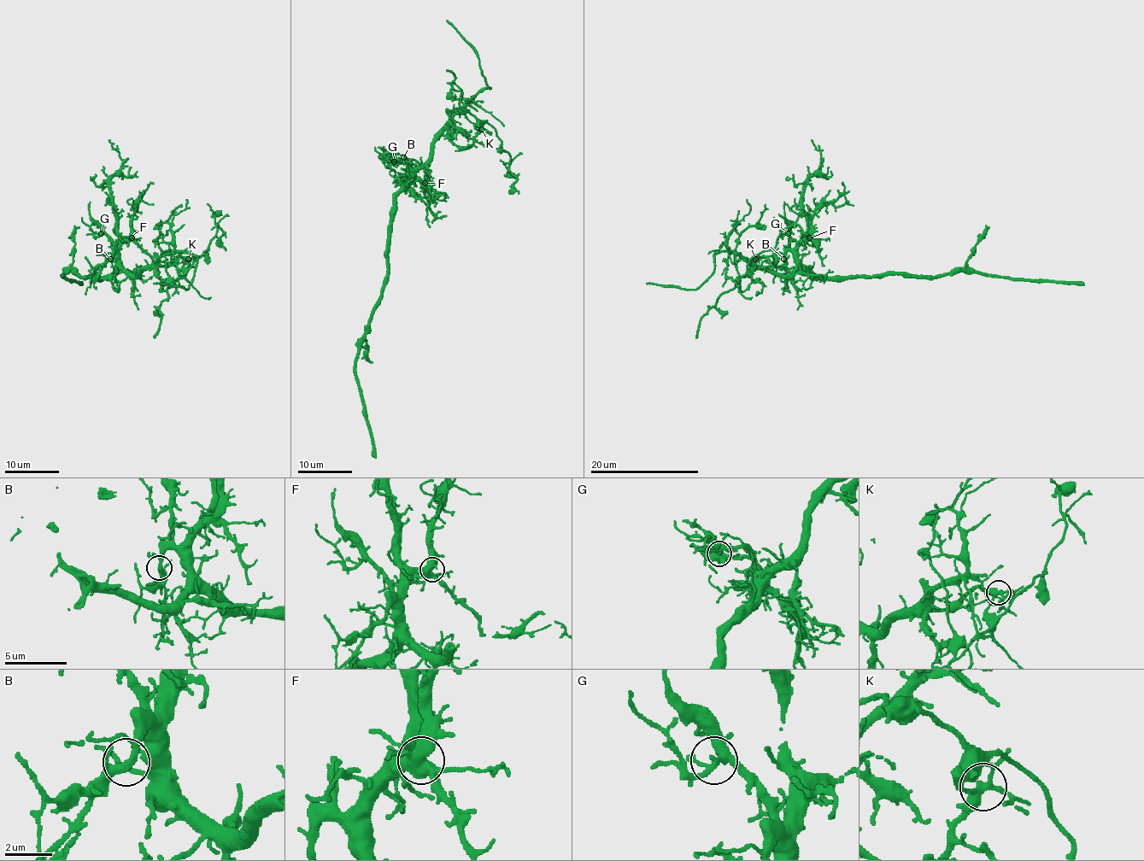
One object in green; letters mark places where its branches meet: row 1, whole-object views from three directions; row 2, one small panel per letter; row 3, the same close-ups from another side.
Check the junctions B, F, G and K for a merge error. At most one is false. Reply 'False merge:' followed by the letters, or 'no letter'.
False merge: K

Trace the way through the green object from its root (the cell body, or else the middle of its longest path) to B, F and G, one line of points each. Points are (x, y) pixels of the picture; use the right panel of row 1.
B: (831, 277), (815, 277), (789, 250), (783, 259)
F: (831, 277), (815, 277), (800, 261), (797, 247), (809, 237)
G: (831, 277), (815, 277), (797, 259), (797, 254), (790, 248), (788, 233)

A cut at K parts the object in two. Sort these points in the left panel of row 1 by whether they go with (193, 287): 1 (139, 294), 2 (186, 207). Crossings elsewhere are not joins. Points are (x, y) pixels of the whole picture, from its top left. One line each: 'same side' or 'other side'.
1: same side
2: same side

